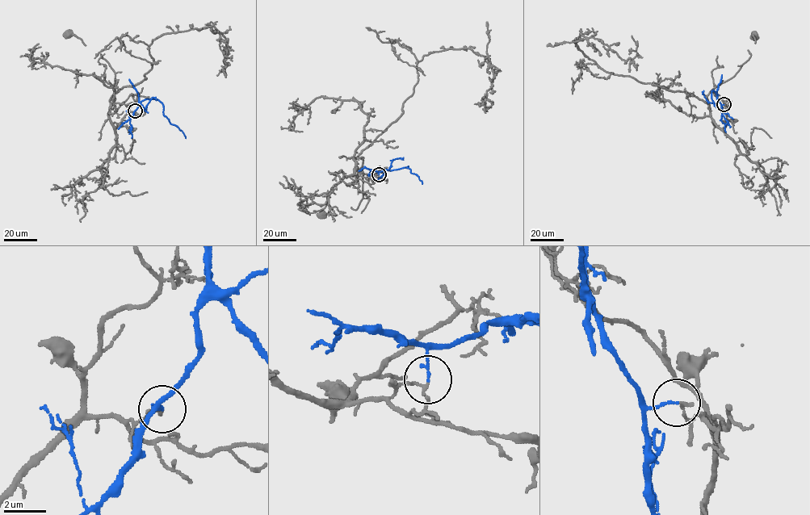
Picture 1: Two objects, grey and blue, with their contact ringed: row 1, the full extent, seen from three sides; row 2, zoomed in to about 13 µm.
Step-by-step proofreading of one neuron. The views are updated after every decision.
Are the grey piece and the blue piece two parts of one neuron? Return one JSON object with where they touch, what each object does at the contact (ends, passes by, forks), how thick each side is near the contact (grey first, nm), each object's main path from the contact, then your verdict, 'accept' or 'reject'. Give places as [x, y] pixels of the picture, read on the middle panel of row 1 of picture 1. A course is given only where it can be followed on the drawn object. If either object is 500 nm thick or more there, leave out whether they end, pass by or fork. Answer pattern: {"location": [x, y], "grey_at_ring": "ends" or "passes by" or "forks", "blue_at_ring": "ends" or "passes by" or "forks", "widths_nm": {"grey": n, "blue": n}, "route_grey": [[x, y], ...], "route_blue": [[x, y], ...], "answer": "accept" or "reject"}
{"location": [379, 174], "grey_at_ring": "ends", "blue_at_ring": "ends", "widths_nm": {"grey": 140, "blue": 120}, "route_grey": [[379, 174], [358, 171], [354, 158], [363, 159], [363, 194], [357, 208], [334, 215], [321, 215]], "route_blue": [[379, 174], [383, 170], [408, 166], [421, 184]], "answer": "reject"}

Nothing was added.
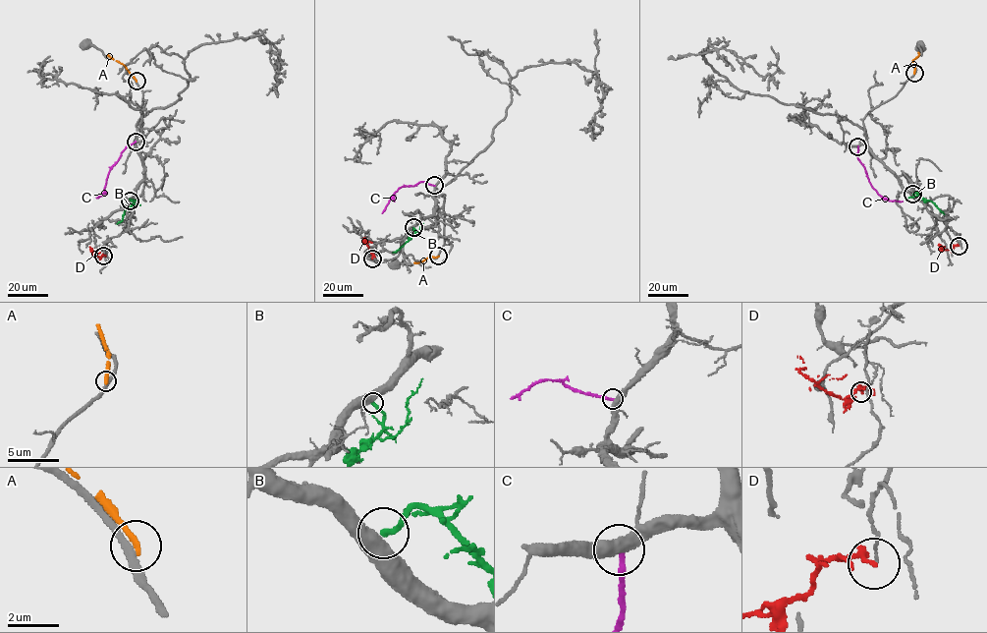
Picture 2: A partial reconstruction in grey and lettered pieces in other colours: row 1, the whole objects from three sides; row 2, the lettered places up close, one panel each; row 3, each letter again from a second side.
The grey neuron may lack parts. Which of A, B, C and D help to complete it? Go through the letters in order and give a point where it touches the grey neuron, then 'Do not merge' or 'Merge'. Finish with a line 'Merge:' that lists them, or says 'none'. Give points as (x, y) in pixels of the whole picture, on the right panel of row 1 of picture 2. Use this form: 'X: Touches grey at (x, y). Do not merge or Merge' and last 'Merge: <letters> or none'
A: Touches grey at (914, 73). Do not merge
B: Touches grey at (912, 194). Do not merge
C: Touches grey at (857, 146). Do not merge
D: Touches grey at (959, 246). Do not merge
Merge: none

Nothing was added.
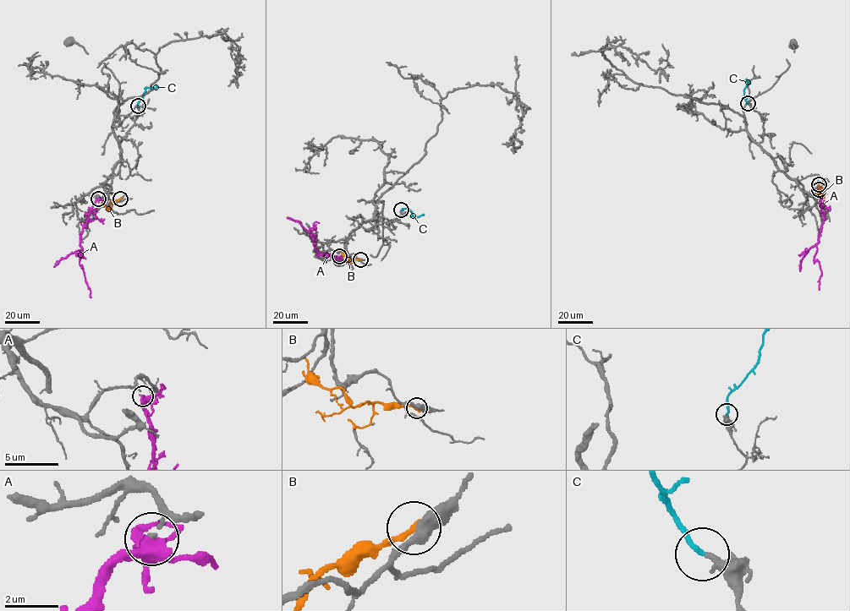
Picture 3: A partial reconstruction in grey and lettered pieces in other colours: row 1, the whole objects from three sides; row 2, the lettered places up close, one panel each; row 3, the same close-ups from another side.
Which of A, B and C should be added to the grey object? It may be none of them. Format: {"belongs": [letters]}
{"belongs": ["C"]}

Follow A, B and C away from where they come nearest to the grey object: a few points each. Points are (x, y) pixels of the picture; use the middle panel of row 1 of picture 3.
A: (339, 257), (319, 253), (309, 235), (313, 240), (315, 235)
B: (360, 259), (349, 259), (341, 251)
C: (401, 210), (407, 208), (415, 217), (423, 215)

